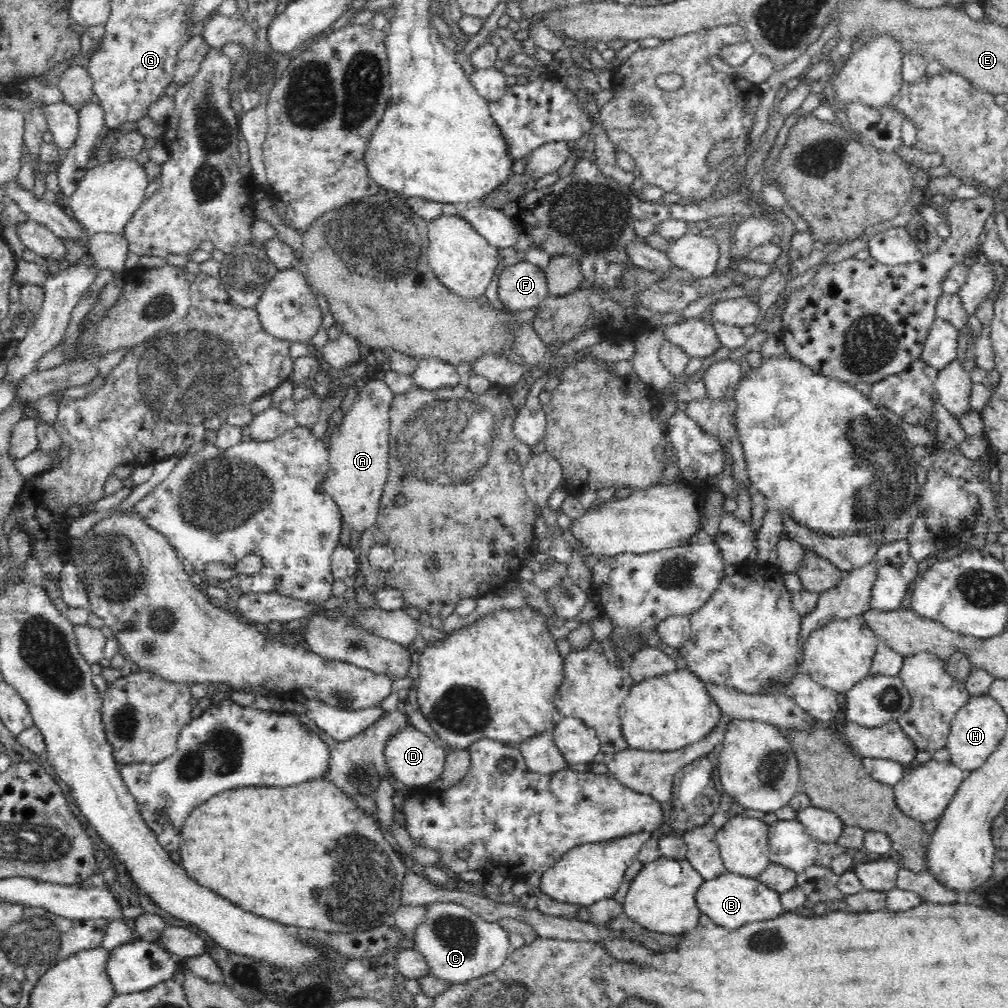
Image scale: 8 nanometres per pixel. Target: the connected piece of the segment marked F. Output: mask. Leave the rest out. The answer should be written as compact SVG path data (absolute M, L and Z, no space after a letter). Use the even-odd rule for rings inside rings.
M529 261L507 266L498 281L499 306L509 311L535 308L549 295L544 269Z

